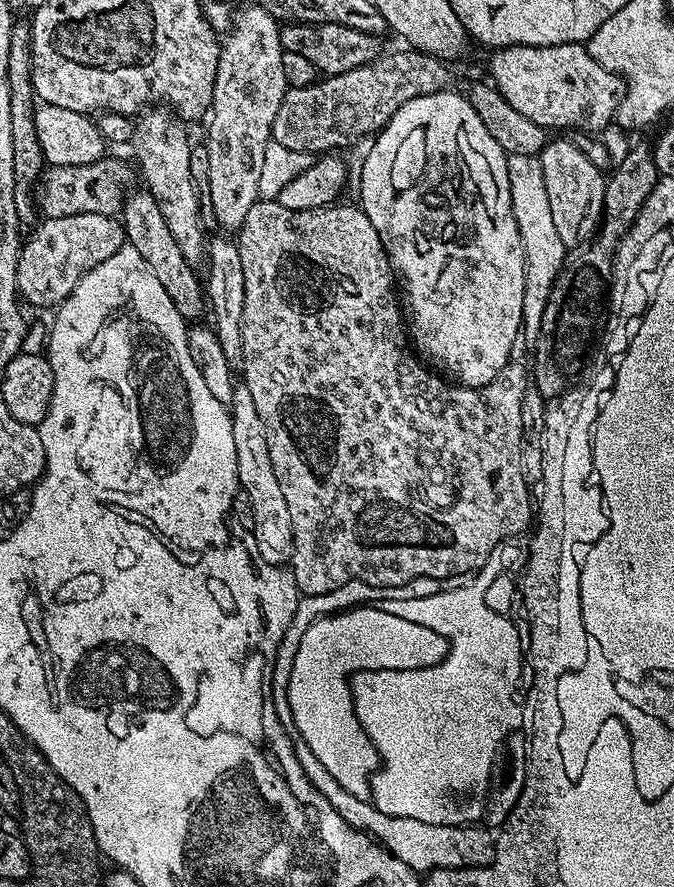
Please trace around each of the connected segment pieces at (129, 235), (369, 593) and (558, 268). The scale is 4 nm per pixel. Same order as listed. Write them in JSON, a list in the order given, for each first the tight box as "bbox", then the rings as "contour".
[{"bbox":[122,190,206,318],"contour":[[[147,190],[140,192],[132,192],[123,197],[122,200],[122,225],[127,243],[134,246],[134,250],[138,254],[142,254],[146,267],[152,272],[154,278],[158,278],[158,282],[168,291],[168,299],[174,302],[174,306],[179,310],[185,318],[196,316],[203,310],[204,304],[206,308],[206,294],[200,290],[200,282],[192,273],[193,267],[189,261],[185,259],[180,247],[176,244],[174,236],[170,234],[170,229],[166,224],[166,219],[162,218],[162,213],[158,208],[158,203],[154,200],[151,193]]]},{"bbox":[272,578,442,687],"contour":[[[414,578],[402,586],[370,586],[366,582],[351,580],[345,584],[339,584],[334,590],[326,594],[314,594],[313,596],[301,595],[290,624],[286,626],[285,633],[276,651],[276,656],[272,658],[276,663],[276,684],[281,687],[286,675],[290,674],[290,666],[294,662],[294,654],[298,654],[298,642],[302,642],[302,634],[310,630],[310,626],[318,618],[331,616],[333,612],[342,612],[345,608],[354,608],[362,604],[371,604],[382,600],[413,600],[414,598],[430,598],[430,594],[438,594],[442,590],[442,582],[438,578]]]},{"bbox":[507,154,566,341],"contour":[[[526,154],[509,156],[507,174],[510,182],[512,209],[524,246],[526,282],[522,298],[522,318],[524,319],[522,330],[531,341],[535,341],[542,327],[540,311],[550,306],[548,299],[551,298],[555,288],[557,291],[558,281],[565,271],[566,249],[562,238],[558,238],[558,229],[554,227],[554,218],[550,214],[550,197],[546,195],[546,178],[542,178],[540,157]]]}]

